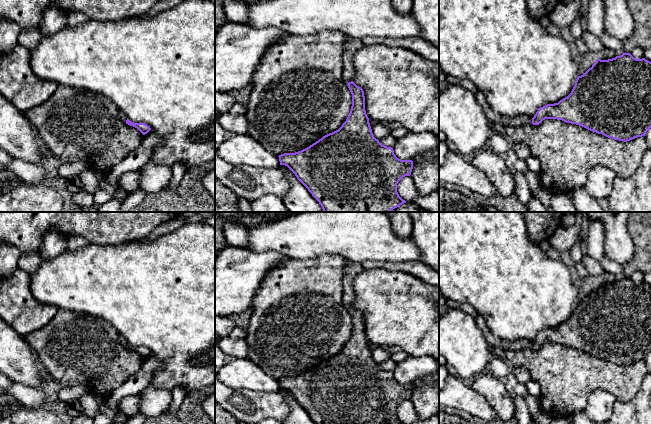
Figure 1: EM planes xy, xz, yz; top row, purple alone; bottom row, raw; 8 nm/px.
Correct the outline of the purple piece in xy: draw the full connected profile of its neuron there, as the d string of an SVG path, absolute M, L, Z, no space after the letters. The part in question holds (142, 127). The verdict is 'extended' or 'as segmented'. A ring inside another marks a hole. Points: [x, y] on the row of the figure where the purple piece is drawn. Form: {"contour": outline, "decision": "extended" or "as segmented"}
{"contour": "M121 111L119 112L119 118L121 121L125 122L126 124L137 128L143 135L147 134L151 130L150 126L148 126L145 123L134 123L130 121L127 118L127 116Z", "decision": "extended"}

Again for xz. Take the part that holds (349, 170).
{"contour": "M346 36L343 80L352 94L352 106L342 126L295 152L279 155L280 165L287 166L319 202L324 212L390 212L406 203L397 192L398 182L410 176L412 160L396 157L391 147L382 145L372 133L365 110L365 96L354 82L353 54L364 46L361 39Z", "decision": "extended"}

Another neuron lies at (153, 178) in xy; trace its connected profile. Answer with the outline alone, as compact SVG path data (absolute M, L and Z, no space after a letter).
M146 164L140 169L138 186L148 194L165 188L172 176L172 169L165 165Z

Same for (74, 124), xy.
M58 86L51 97L42 105L24 112L28 121L38 132L38 139L49 155L66 161L86 161L89 168L101 170L107 175L110 170L135 150L143 140L143 134L119 118L119 109L107 97L85 89Z

